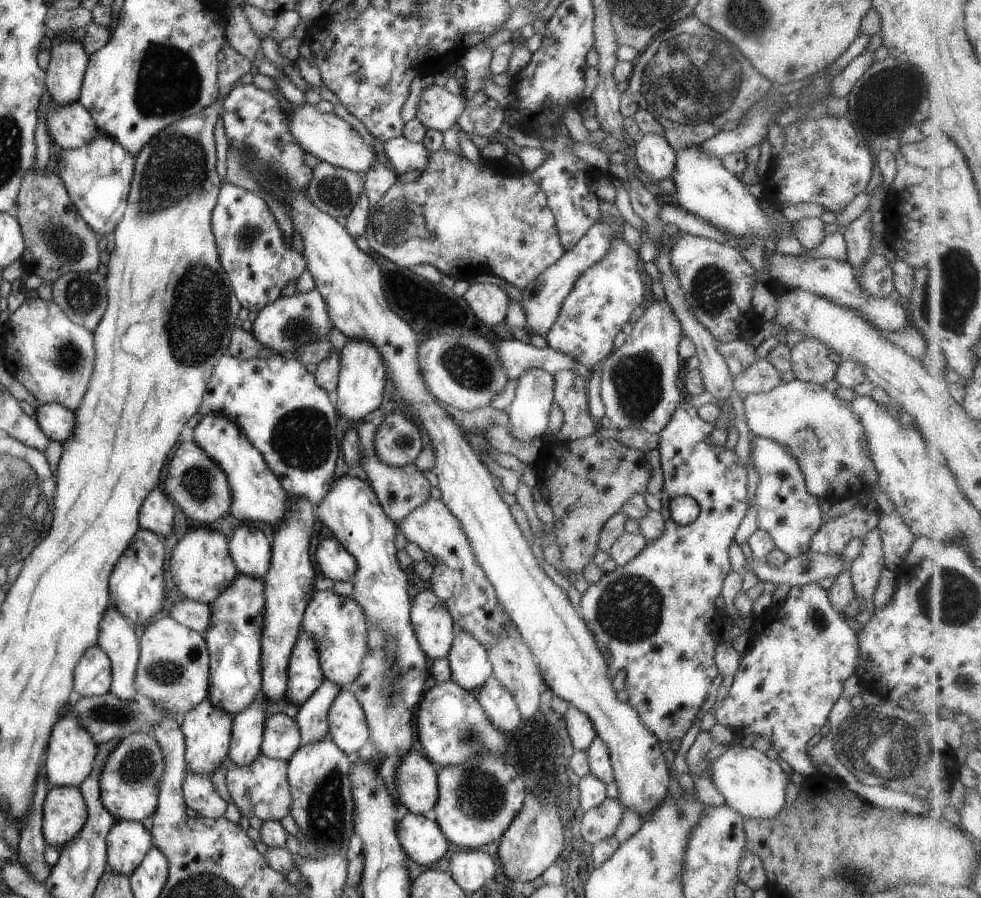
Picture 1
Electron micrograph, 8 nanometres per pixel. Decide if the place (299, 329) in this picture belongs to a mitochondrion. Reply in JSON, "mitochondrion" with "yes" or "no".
{"mitochondrion":"yes"}

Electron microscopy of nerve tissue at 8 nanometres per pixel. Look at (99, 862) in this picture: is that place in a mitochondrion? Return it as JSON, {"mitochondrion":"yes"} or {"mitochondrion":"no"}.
{"mitochondrion":"no"}

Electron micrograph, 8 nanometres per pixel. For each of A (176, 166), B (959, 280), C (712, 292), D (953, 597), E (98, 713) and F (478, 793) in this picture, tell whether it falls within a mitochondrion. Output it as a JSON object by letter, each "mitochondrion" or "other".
{"A":"mitochondrion","B":"mitochondrion","C":"mitochondrion","D":"mitochondrion","E":"mitochondrion","F":"mitochondrion"}

